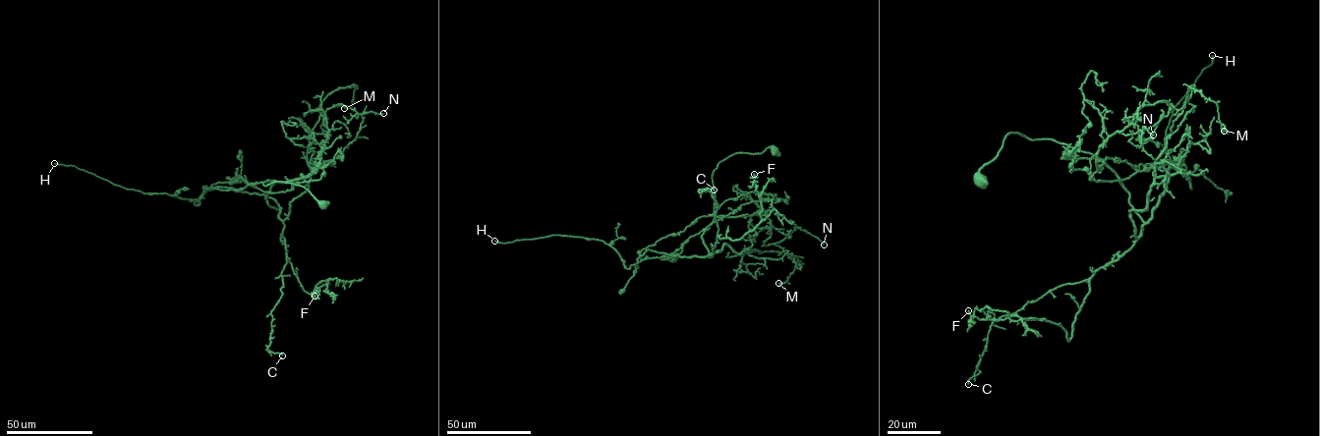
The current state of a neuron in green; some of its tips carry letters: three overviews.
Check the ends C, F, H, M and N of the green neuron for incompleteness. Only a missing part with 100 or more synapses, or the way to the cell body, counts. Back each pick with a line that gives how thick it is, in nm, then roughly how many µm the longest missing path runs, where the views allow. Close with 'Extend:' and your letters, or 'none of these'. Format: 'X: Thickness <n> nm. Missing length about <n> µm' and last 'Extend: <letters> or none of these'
H: Thickness 220 nm. Missing length about 160 µm
Extend: H

